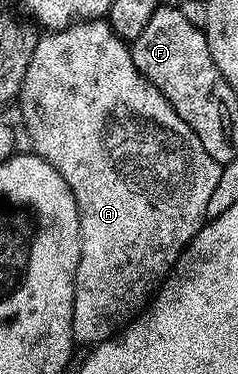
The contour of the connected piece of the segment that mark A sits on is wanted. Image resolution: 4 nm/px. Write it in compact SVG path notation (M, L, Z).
M78 20L72 26L64 26L62 30L51 30L42 33L38 37L35 44L35 52L31 52L31 64L27 64L27 76L23 76L23 84L19 95L19 106L21 102L21 118L25 121L25 130L29 133L29 142L32 153L38 154L43 160L47 160L47 164L51 164L51 168L55 168L55 172L59 172L59 176L63 176L63 180L67 180L67 188L71 188L71 196L75 196L75 204L79 212L79 264L75 272L75 284L73 285L73 341L81 344L81 342L89 342L88 344L96 344L98 342L106 342L107 339L114 337L118 332L125 329L142 310L145 309L147 303L157 293L158 286L164 282L165 277L169 275L170 270L177 265L177 258L185 251L185 245L190 242L196 234L201 231L201 227L205 225L207 219L207 204L211 201L211 192L215 192L215 184L219 184L219 176L221 175L222 163L216 162L211 156L207 156L207 148L203 148L199 136L195 136L195 132L191 132L191 128L187 128L187 124L183 124L183 120L179 120L179 112L175 112L175 108L171 108L171 104L155 89L150 82L145 79L135 68L133 63L133 52L130 43L124 38L120 38L115 31L109 27L108 21L105 20Z

